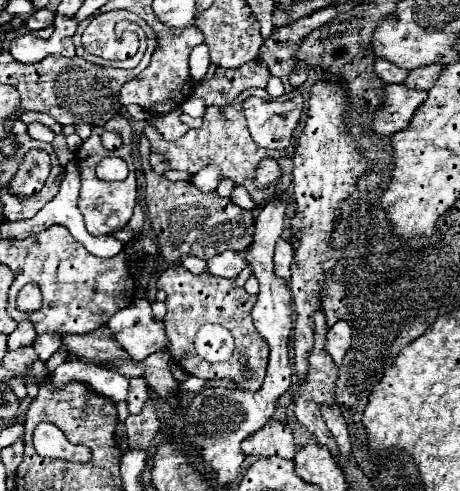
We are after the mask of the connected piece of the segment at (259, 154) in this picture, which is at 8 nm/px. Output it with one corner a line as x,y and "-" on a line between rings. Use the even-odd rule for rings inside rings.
248,88
248,92
240,94
238,98
231,104
226,104
224,108
218,108
218,106
208,106
206,110
206,116
204,116
204,122
200,128
194,128
194,130
188,130
182,138
178,138
176,142
166,142
162,138
162,134
148,126
146,128
146,136
150,140
150,164
152,164
152,170
156,174
164,174
168,170
180,170
180,172
188,172
188,174
196,174
200,168
204,166
210,166
210,164
216,164
220,170
222,170
222,176
224,178
232,178
236,182
236,186
244,186
250,196
254,198
254,202
266,202
268,198
276,198
276,196
282,196
284,190
292,184
292,158
288,154
288,150
266,150
266,148
260,148
250,132
248,132
248,126
246,126
246,116
242,112
242,104
248,96
256,96
264,100
272,100
265,89
262,88
-
264,158
274,158
280,162
280,168
282,168
282,176
280,176
280,182
274,182
270,188
256,188
254,184
254,176
256,176
256,166
260,160

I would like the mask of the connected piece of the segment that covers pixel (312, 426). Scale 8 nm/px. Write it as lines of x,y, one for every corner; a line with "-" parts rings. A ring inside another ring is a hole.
316,312
316,344
314,344
314,350
308,358
310,362
310,372
308,372
308,378
304,384
296,384
294,386
294,412
296,412
296,418
300,424
304,424
308,428
308,432
312,436
316,436
314,440
326,448
330,448
332,456
336,458
338,456
338,444
334,440
334,436
330,434
330,430
326,428
324,424
324,418
320,414
320,406
332,406
336,402
336,378
338,378
338,368
332,360
332,356
328,356
328,352
324,350
324,344
326,344
326,316
324,312

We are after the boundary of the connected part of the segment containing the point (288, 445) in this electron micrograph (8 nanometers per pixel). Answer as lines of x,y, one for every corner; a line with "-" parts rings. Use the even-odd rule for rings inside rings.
270,420
262,430
258,430
256,434
248,436
242,442
242,450
244,454
250,456
280,456
280,458
294,458
296,448
294,448
294,436
290,426
278,422
278,420

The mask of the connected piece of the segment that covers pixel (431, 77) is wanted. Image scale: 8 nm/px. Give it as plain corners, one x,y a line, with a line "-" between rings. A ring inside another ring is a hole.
430,64
430,66
420,66
416,70
412,70
408,74
408,80
404,84
412,86
412,88
422,88
422,90
430,90
434,86
434,80
438,80
442,72
440,64

